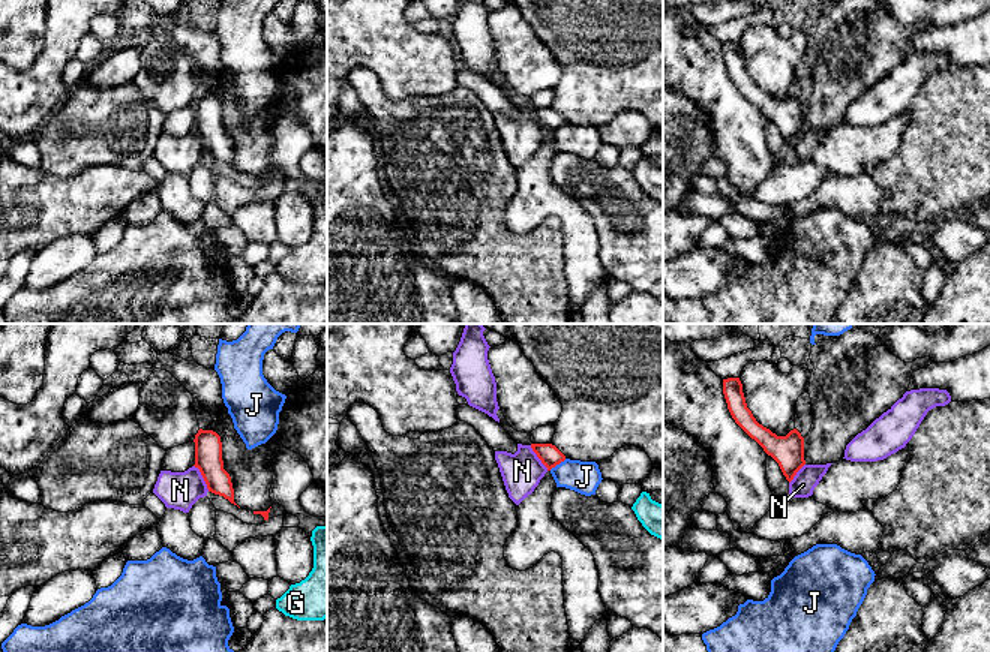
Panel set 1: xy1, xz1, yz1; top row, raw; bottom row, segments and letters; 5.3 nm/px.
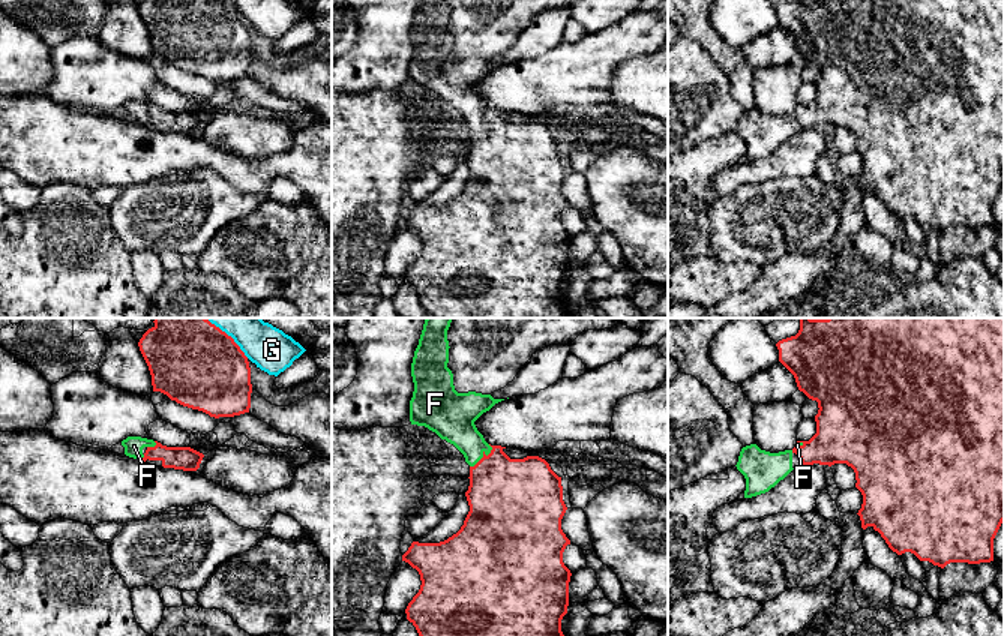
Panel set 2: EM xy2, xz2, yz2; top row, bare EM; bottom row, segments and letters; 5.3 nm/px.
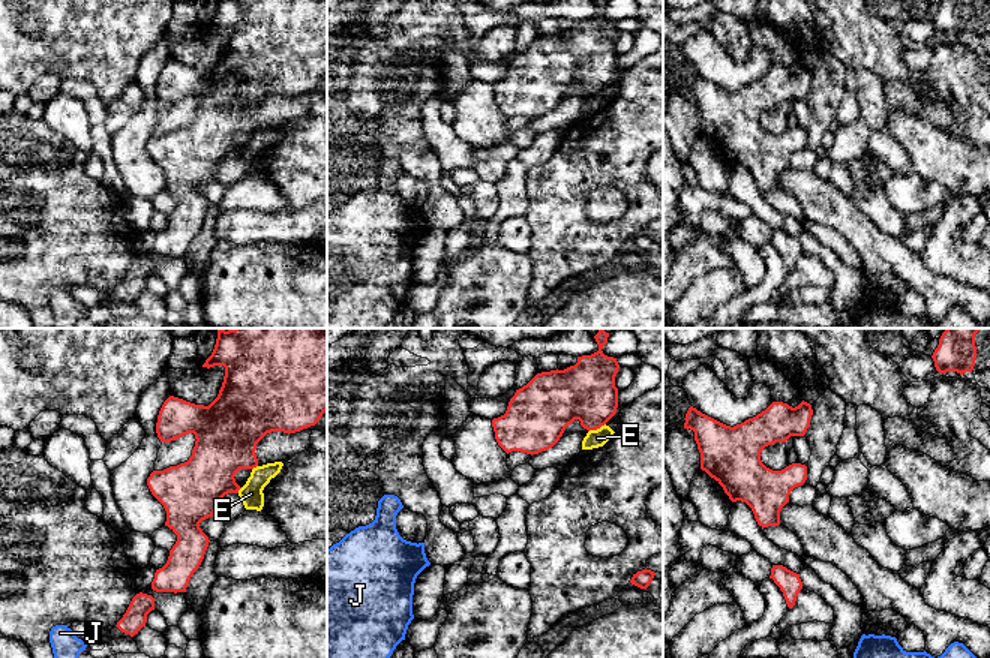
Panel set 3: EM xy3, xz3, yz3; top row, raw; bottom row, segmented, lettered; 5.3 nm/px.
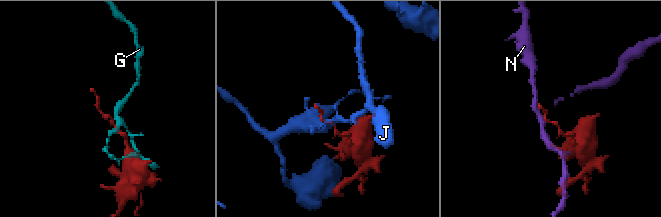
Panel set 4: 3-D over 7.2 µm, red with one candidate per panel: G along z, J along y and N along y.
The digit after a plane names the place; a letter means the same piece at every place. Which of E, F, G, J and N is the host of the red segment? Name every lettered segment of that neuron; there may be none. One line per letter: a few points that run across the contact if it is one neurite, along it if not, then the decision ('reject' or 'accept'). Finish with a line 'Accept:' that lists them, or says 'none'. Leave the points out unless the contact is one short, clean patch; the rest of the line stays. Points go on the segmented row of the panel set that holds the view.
E: reject
F: xz2 (506, 495), (497, 486), (483, 455), (461, 432), (453, 419) | accept
G: reject
J: reject
N: xy1 (194, 465), (209, 490) | reject
Accept: F

